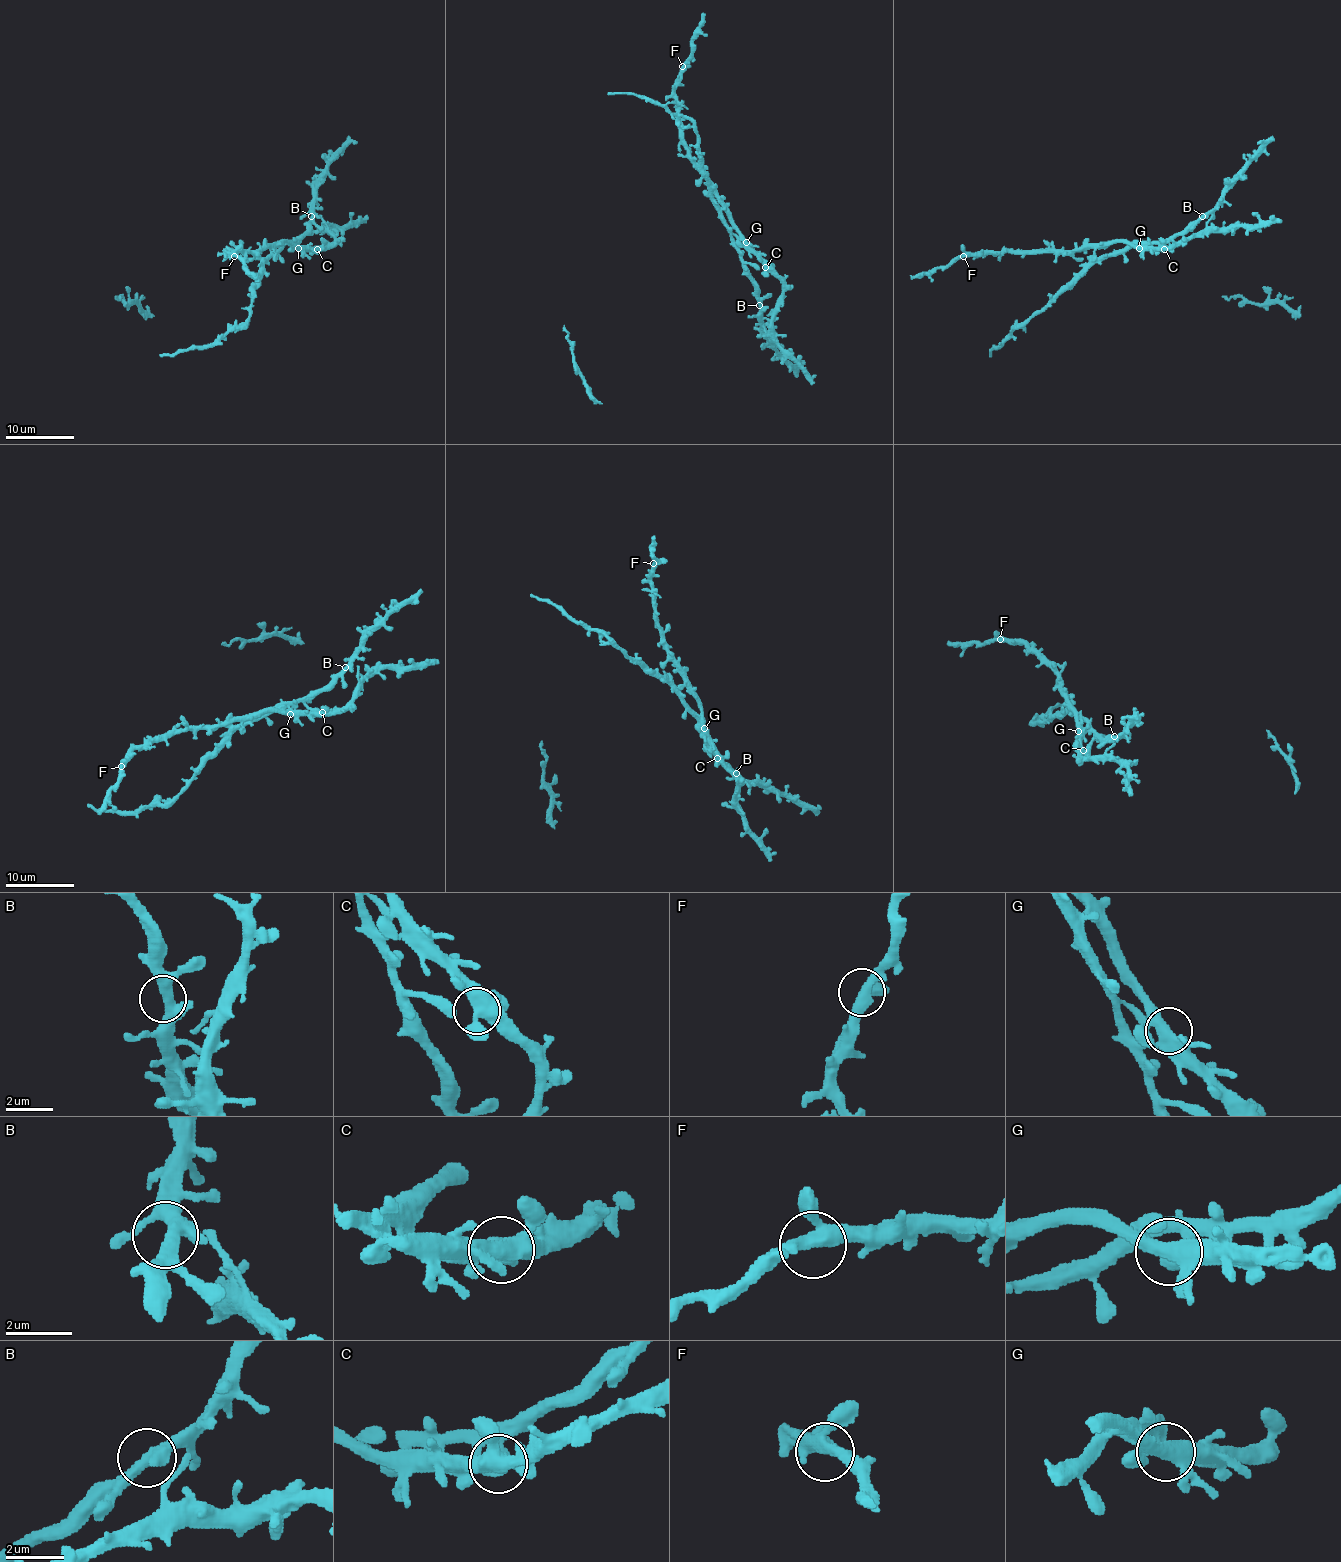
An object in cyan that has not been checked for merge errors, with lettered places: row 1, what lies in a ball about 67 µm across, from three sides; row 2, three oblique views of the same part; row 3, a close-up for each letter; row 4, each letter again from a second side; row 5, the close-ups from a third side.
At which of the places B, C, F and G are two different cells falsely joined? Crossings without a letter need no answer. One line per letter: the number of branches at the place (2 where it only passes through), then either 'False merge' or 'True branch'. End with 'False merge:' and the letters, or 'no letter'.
B: Branches: 3. True branch
C: Branches: 4. True branch
F: Branches: 3. True branch
G: Branches: 4. True branch
False merge: no letter

